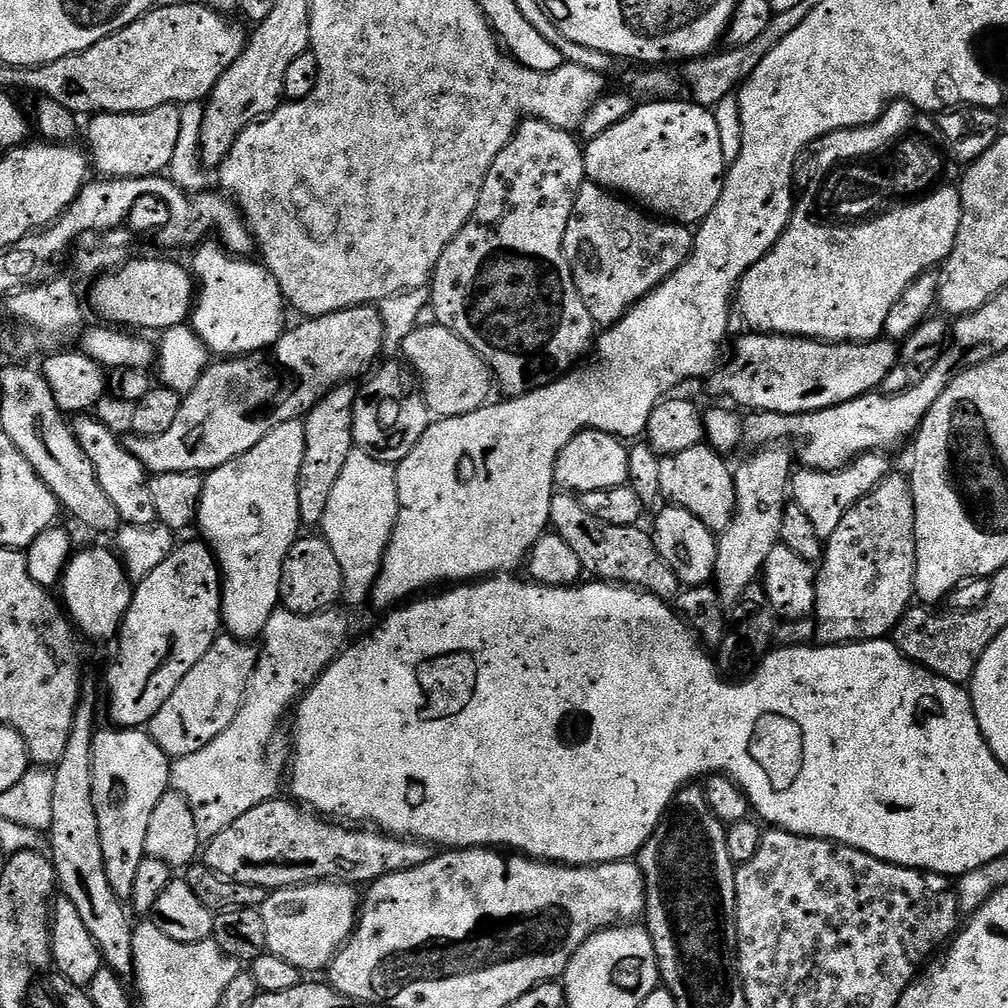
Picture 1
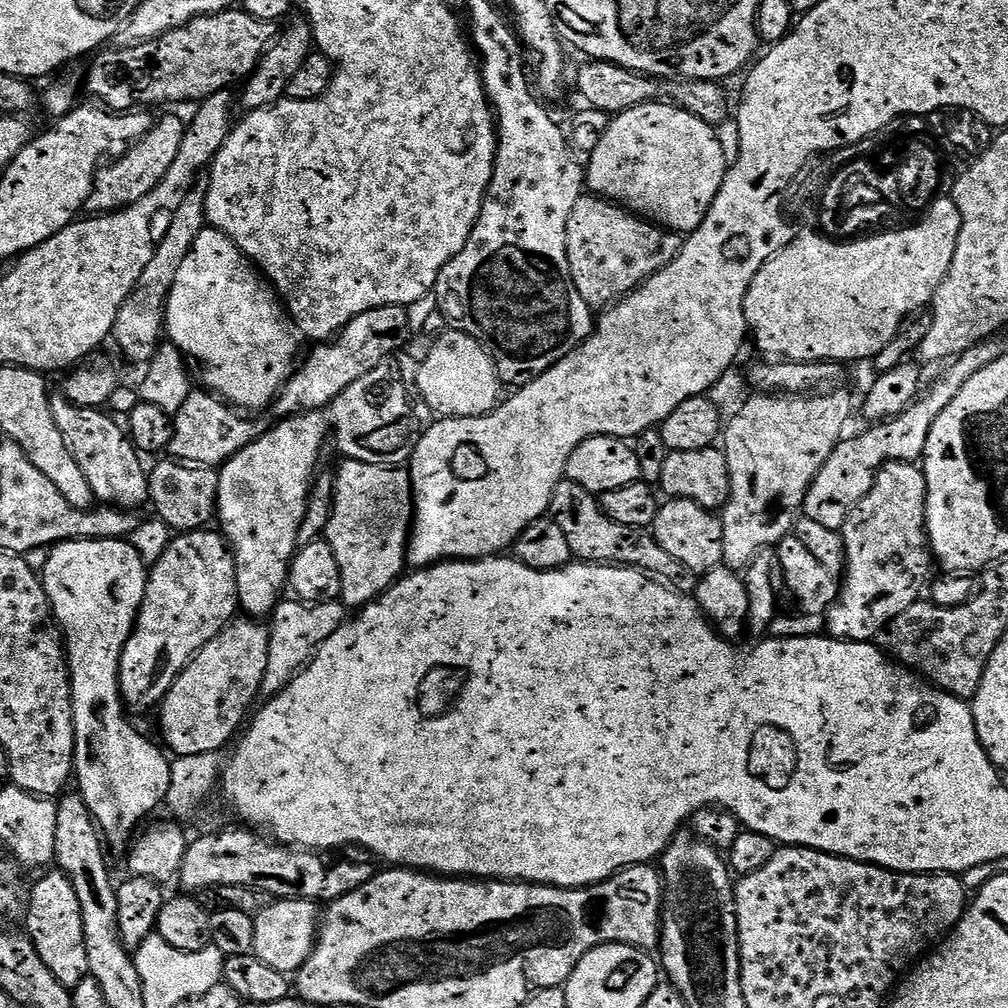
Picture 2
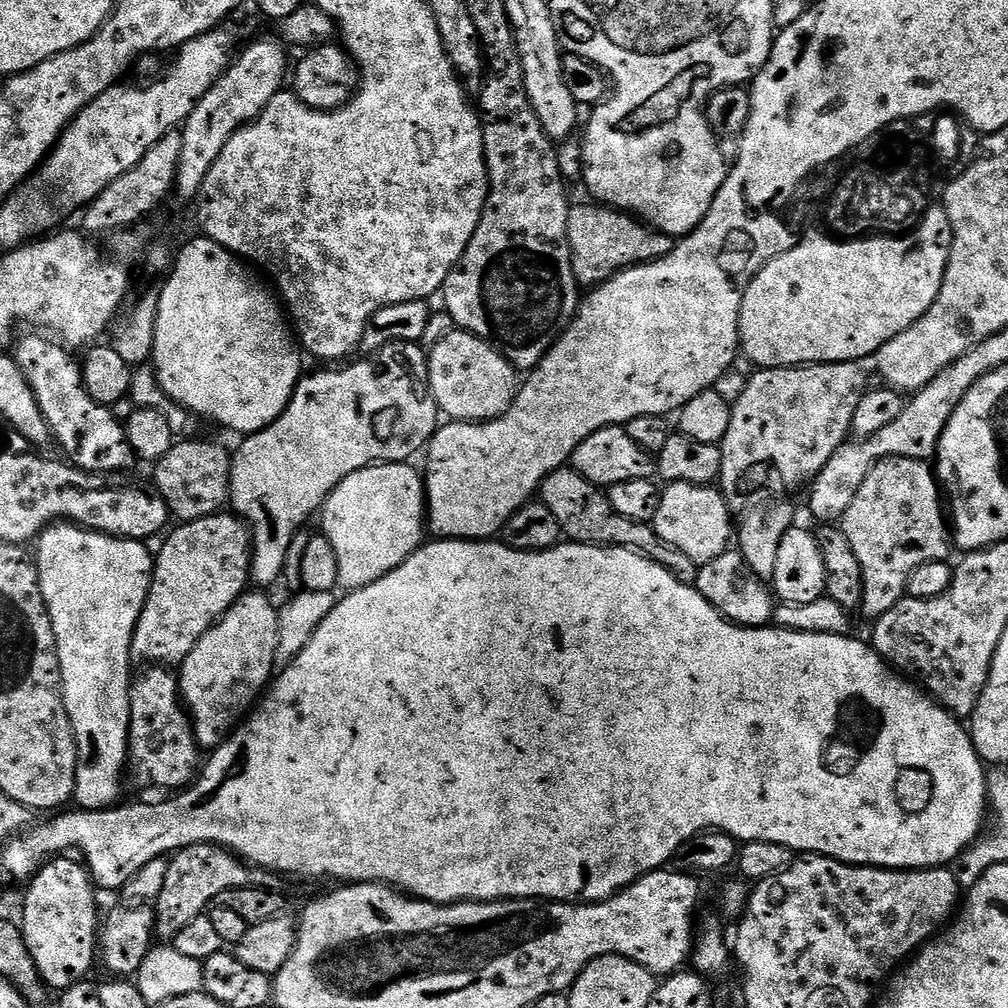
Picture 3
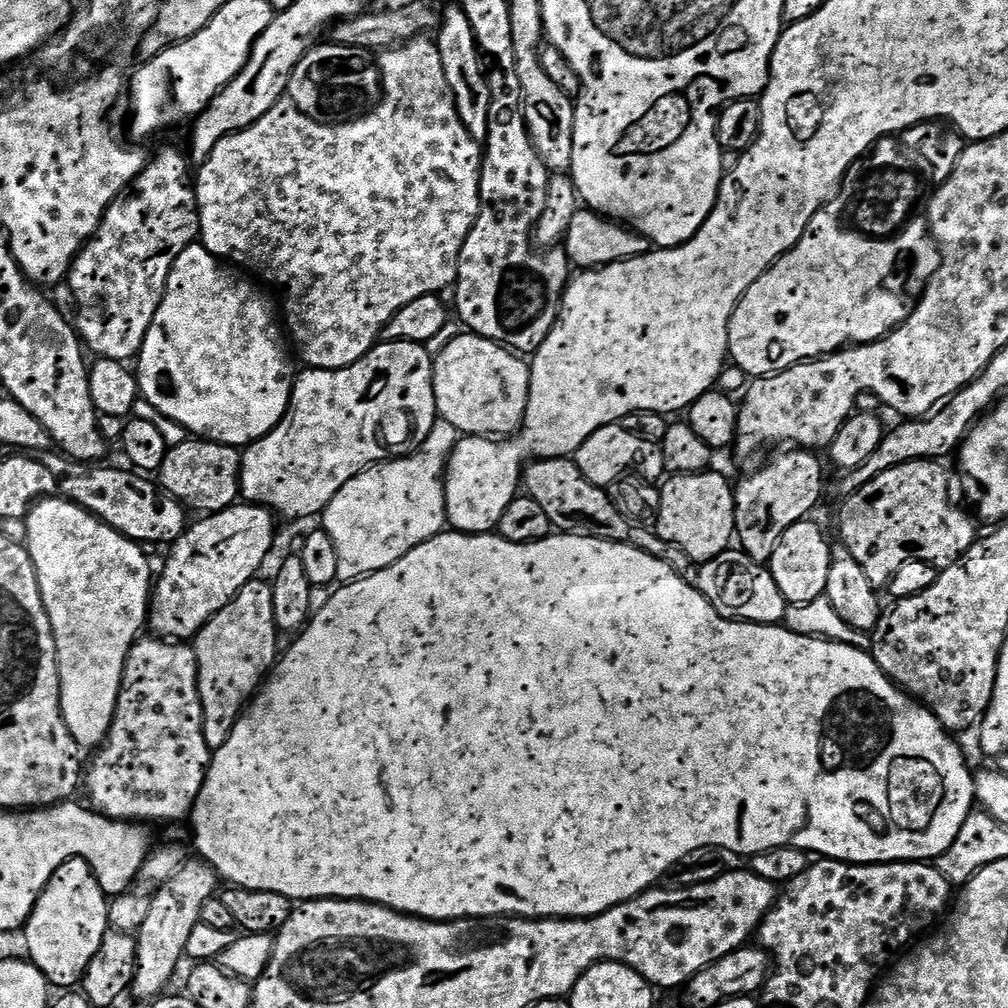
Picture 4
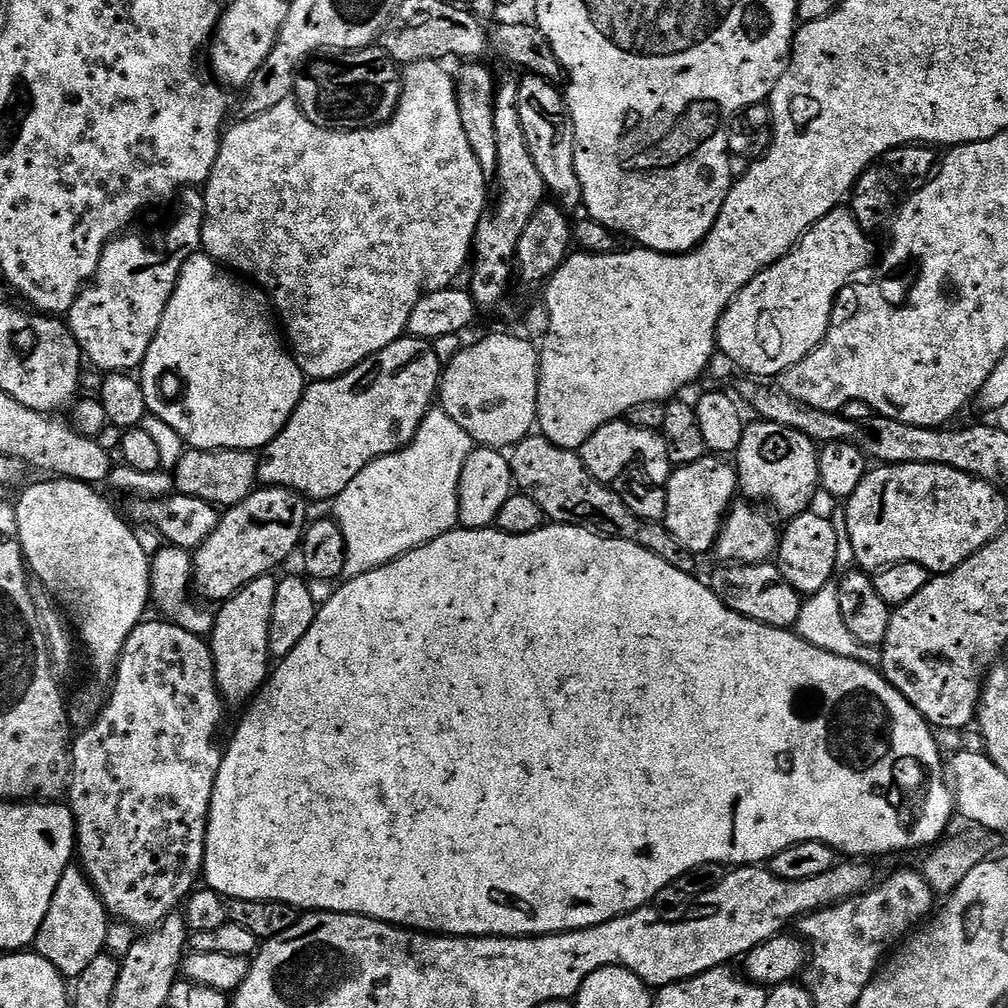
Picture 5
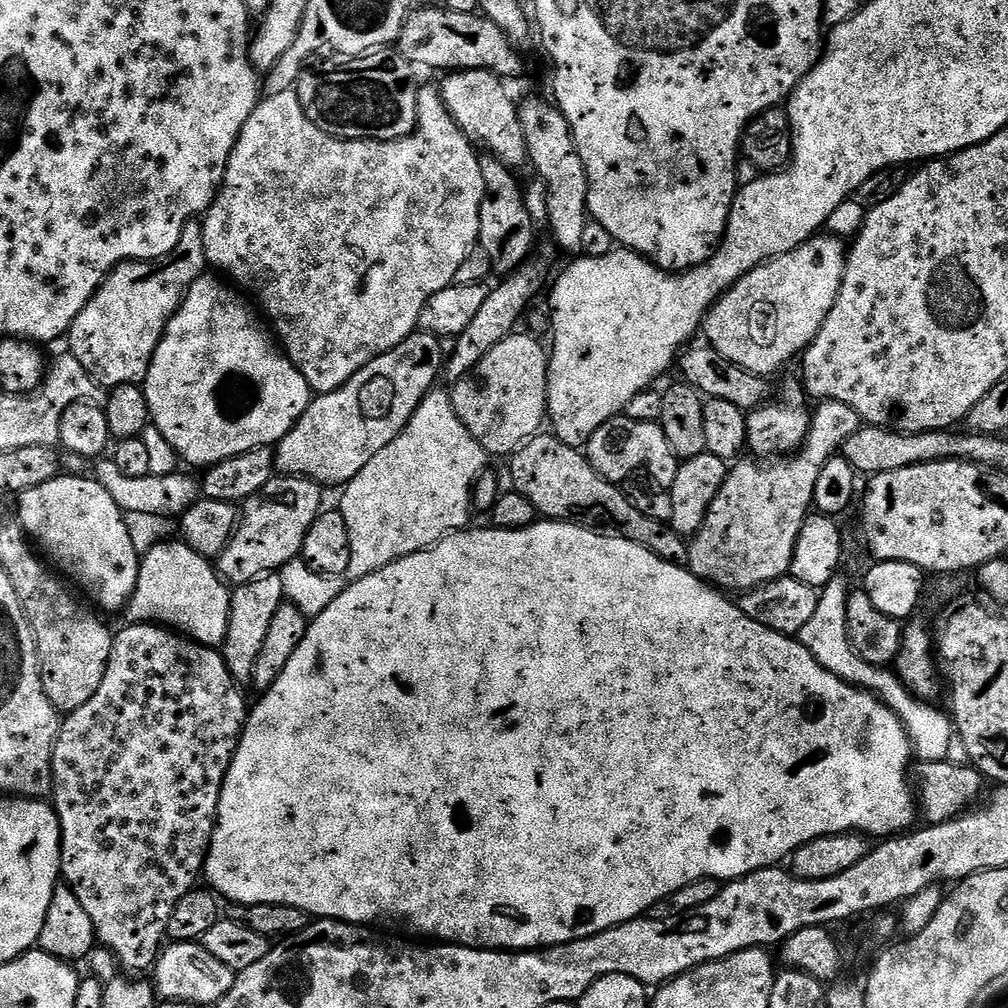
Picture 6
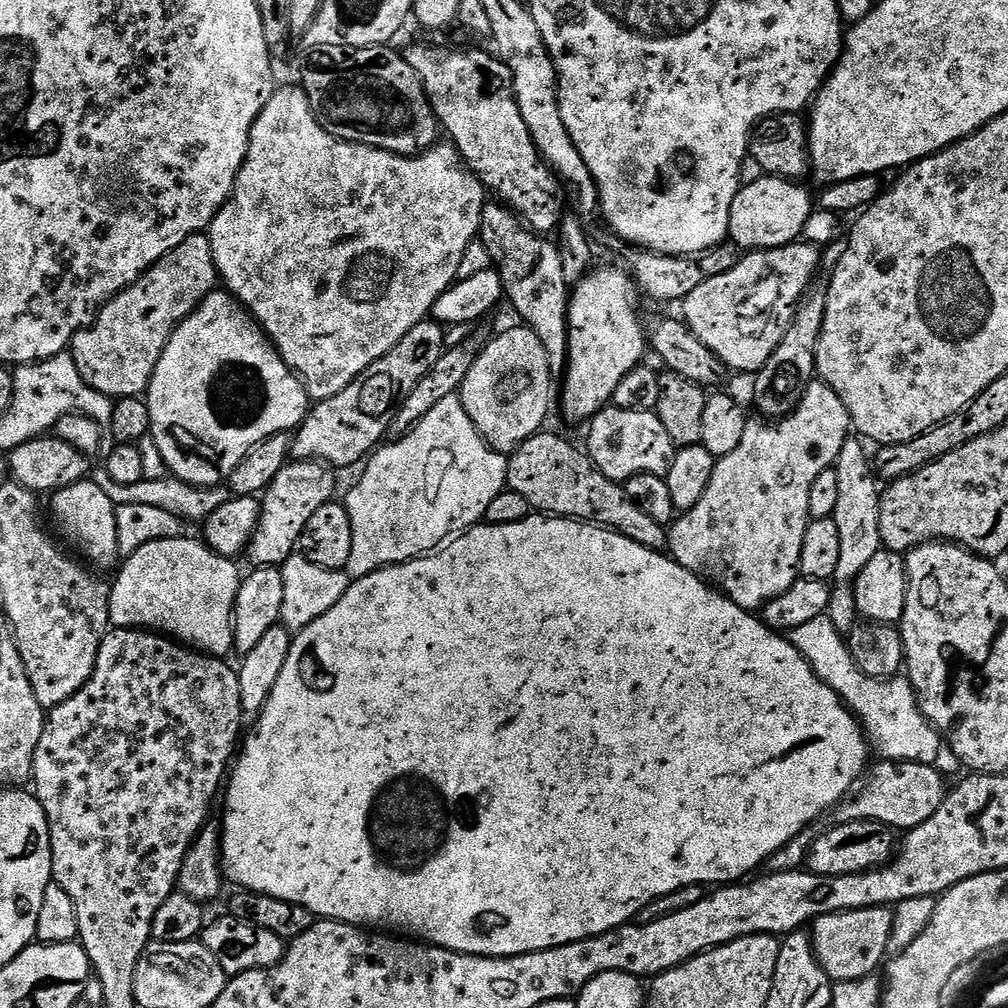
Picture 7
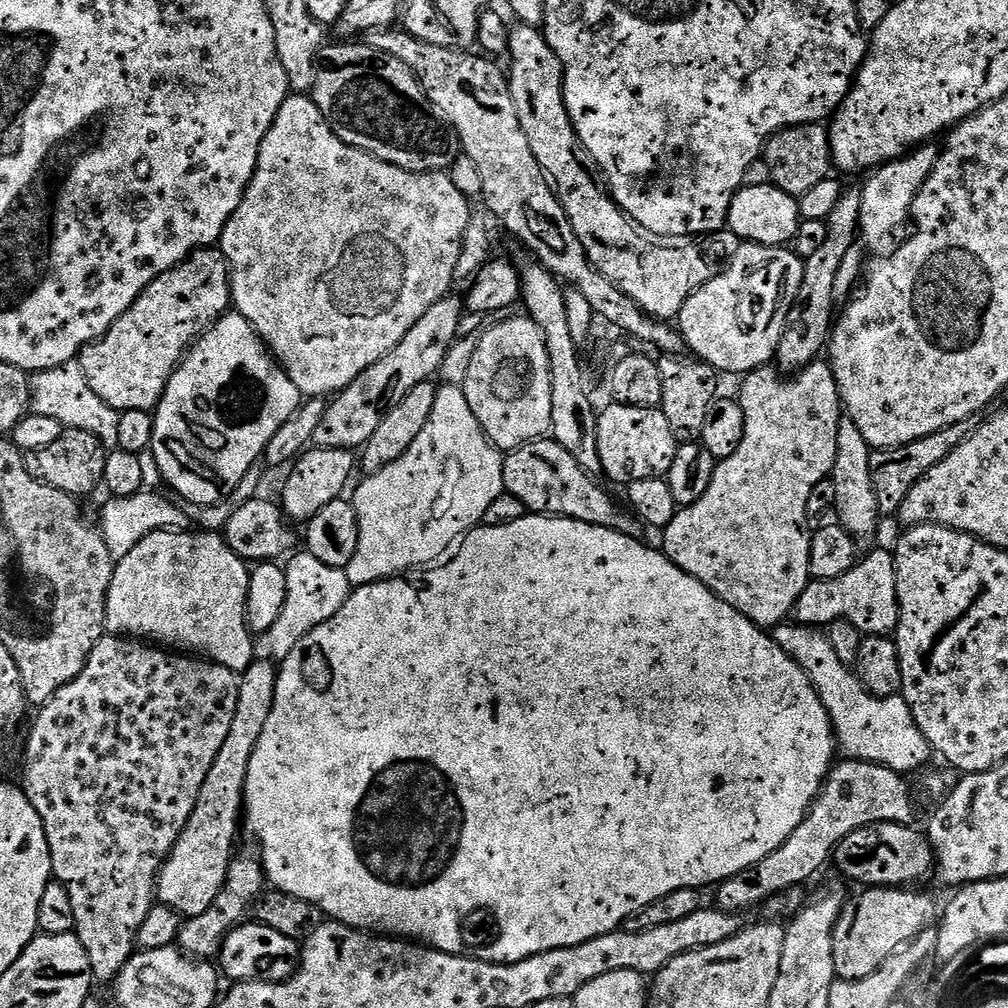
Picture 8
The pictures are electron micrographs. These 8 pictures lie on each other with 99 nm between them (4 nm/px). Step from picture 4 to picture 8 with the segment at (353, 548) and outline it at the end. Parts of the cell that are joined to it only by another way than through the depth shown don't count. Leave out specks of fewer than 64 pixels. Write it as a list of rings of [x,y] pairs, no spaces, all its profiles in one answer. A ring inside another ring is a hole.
[[[441,387],[434,398],[430,422],[426,422],[422,434],[414,438],[414,446],[410,446],[398,462],[390,462],[390,466],[363,478],[360,485],[355,485],[356,493],[350,496],[358,514],[358,550],[354,550],[354,558],[350,558],[346,569],[353,586],[390,580],[393,576],[435,565],[448,547],[451,549],[483,521],[494,498],[504,493],[504,456],[488,441],[478,418],[474,418],[463,387]]]

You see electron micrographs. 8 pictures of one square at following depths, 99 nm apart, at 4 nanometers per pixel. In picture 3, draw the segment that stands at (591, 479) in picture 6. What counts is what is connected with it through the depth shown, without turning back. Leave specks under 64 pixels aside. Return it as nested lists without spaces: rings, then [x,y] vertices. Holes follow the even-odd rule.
[[[565,466],[548,475],[540,486],[538,496],[546,510],[554,514],[561,533],[571,543],[593,544],[596,548],[630,548],[633,552],[648,557],[658,566],[670,570],[670,574],[674,574],[678,582],[695,585],[700,573],[699,564],[686,558],[682,550],[674,550],[674,546],[662,542],[651,524],[639,524],[630,518],[622,518],[622,514],[618,514],[618,510],[610,506],[607,491],[591,484],[585,476],[578,474],[575,468]]]

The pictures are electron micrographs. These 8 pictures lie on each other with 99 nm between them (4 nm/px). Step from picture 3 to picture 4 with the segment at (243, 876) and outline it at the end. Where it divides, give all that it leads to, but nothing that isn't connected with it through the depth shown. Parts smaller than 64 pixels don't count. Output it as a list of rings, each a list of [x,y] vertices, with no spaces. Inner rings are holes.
[[[199,858],[185,859],[184,864],[164,884],[155,889],[150,896],[150,911],[140,931],[135,933],[138,946],[136,976],[132,979],[131,995],[140,1000],[152,1002],[165,991],[164,987],[172,980],[180,960],[185,959],[186,941],[189,940],[194,926],[200,923],[202,906],[217,895],[218,877],[215,870]]]

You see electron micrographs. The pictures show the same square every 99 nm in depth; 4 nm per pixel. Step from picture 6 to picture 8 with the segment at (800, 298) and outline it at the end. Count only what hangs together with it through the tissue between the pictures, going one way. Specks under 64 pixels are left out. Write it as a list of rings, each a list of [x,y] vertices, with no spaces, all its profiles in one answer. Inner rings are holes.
[[[741,243],[732,265],[693,292],[682,306],[678,327],[687,351],[720,374],[747,374],[771,365],[776,359],[786,314],[794,306],[803,277],[804,260],[791,247]]]

